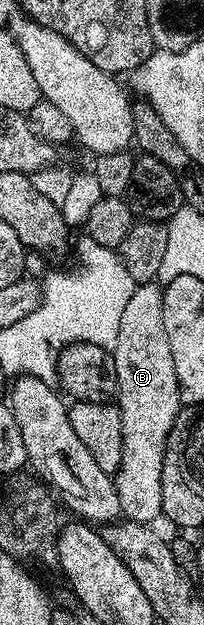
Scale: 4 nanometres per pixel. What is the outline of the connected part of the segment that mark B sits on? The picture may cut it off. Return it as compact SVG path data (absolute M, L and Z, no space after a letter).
M140 283L137 284L135 291L130 295L130 299L126 299L126 308L122 311L122 323L118 323L118 339L116 345L110 350L114 359L114 367L118 371L118 404L120 414L122 415L122 463L118 467L118 471L114 475L116 482L116 490L118 491L118 503L120 504L120 512L127 520L143 521L145 523L155 522L155 517L159 518L162 514L162 455L166 451L166 439L170 435L170 427L174 427L174 419L180 413L182 402L180 400L180 384L178 383L178 375L174 371L174 355L170 355L170 339L166 339L166 327L162 327L162 299L164 298L164 290L156 283Z

